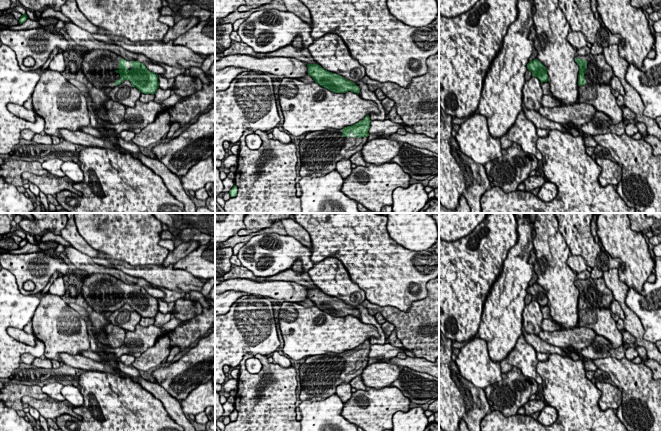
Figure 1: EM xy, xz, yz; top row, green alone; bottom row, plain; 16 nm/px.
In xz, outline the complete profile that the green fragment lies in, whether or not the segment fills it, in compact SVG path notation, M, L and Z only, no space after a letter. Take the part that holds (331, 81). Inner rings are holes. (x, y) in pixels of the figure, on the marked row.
M307 64L308 75L310 75L320 86L335 92L346 93L348 91L359 94L360 88L352 81L329 72L318 64Z

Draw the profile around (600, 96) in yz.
M587 83L578 88L577 103L587 103L610 117L612 124L624 122L622 110L612 94L610 84Z

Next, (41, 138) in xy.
M43 133L35 134L34 137L32 138L32 141L37 144L44 144L44 145L52 144L51 136L48 136Z

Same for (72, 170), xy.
M73 161L63 162L61 169L65 176L71 179L74 183L81 183L84 179L83 171L78 163Z

